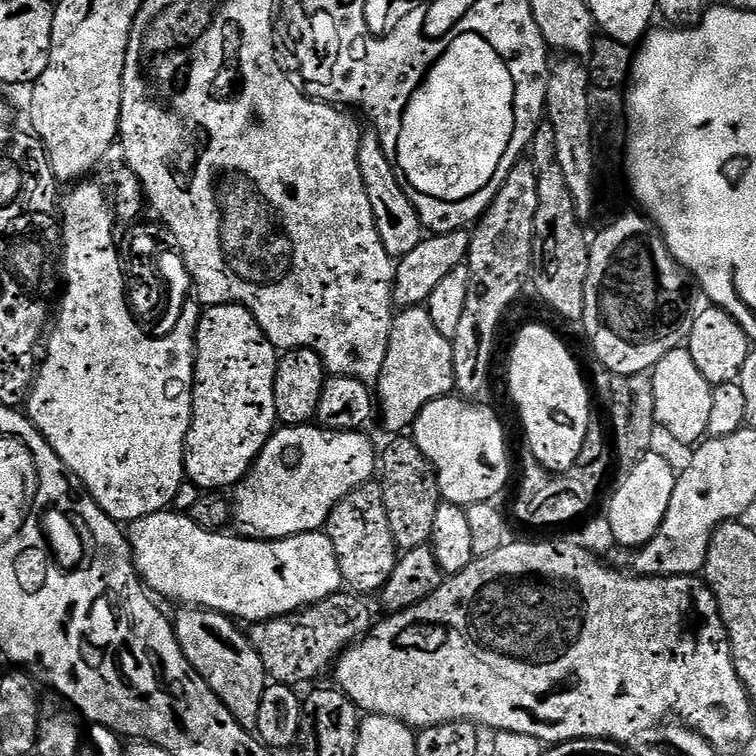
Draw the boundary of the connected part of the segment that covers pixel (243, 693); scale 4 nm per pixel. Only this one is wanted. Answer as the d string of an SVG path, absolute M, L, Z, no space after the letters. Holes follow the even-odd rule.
M184 606L174 616L176 641L182 654L198 670L198 674L218 694L218 698L234 714L234 718L247 732L255 733L258 726L258 710L262 710L262 694L270 681L258 658L258 650L248 641L241 625L231 616L212 612L209 608ZM240 628L241 632L240 632Z

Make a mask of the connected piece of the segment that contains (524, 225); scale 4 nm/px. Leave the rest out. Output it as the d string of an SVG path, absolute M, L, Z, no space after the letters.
M521 158L514 170L506 178L502 190L494 198L478 223L471 229L472 241L468 247L468 273L470 273L470 290L466 290L466 307L462 310L462 319L458 322L458 334L452 340L454 354L455 391L464 398L476 398L488 384L488 371L492 368L492 351L496 348L496 331L500 328L500 319L508 312L508 307L520 296L524 288L524 279L529 279L533 271L532 243L535 240L535 215L538 212L539 175L531 159Z

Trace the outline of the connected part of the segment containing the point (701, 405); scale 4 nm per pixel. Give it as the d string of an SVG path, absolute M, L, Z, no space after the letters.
M687 347L670 350L670 354L657 362L650 373L654 386L654 414L657 425L665 428L680 444L695 446L708 436L710 409L714 406L712 390L714 385L702 378L694 358L690 358Z

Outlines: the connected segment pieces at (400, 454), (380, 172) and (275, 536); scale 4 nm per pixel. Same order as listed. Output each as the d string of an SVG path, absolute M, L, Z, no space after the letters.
M392 438L382 448L382 487L386 502L386 518L390 518L390 534L394 534L397 549L409 552L423 548L432 539L434 514L442 502L440 487L436 481L436 472L432 464L418 450L410 438Z
M368 130L368 133L360 136L358 166L362 170L362 186L366 186L366 198L370 198L370 210L374 210L378 238L382 238L382 246L386 246L386 254L390 254L393 258L410 254L414 246L418 246L426 239L426 229L414 202L406 198L394 174L394 166L386 158L380 135L374 130Z
M297 424L295 426L280 426L277 427L276 431L273 432L272 437L268 439L266 442L266 446L260 452L260 457L256 459L255 465L253 466L248 473L245 474L244 479L240 481L239 484L235 485L234 493L236 492L236 497L231 497L230 500L230 512L231 515L234 517L234 524L236 520L236 528L235 531L239 533L239 535L250 539L250 540L285 540L286 538L290 538L291 536L297 536L298 534L306 534L307 532L318 532L321 531L327 525L328 516L334 510L334 506L338 506L338 502L342 502L342 498L346 498L346 494L350 494L354 491L355 488L361 488L363 484L369 483L373 479L372 476L375 474L377 475L378 472L378 448L375 448L374 445L371 444L370 441L364 437L365 433L363 431L358 432L329 432L327 428L321 428L319 426L313 426L312 424Z

